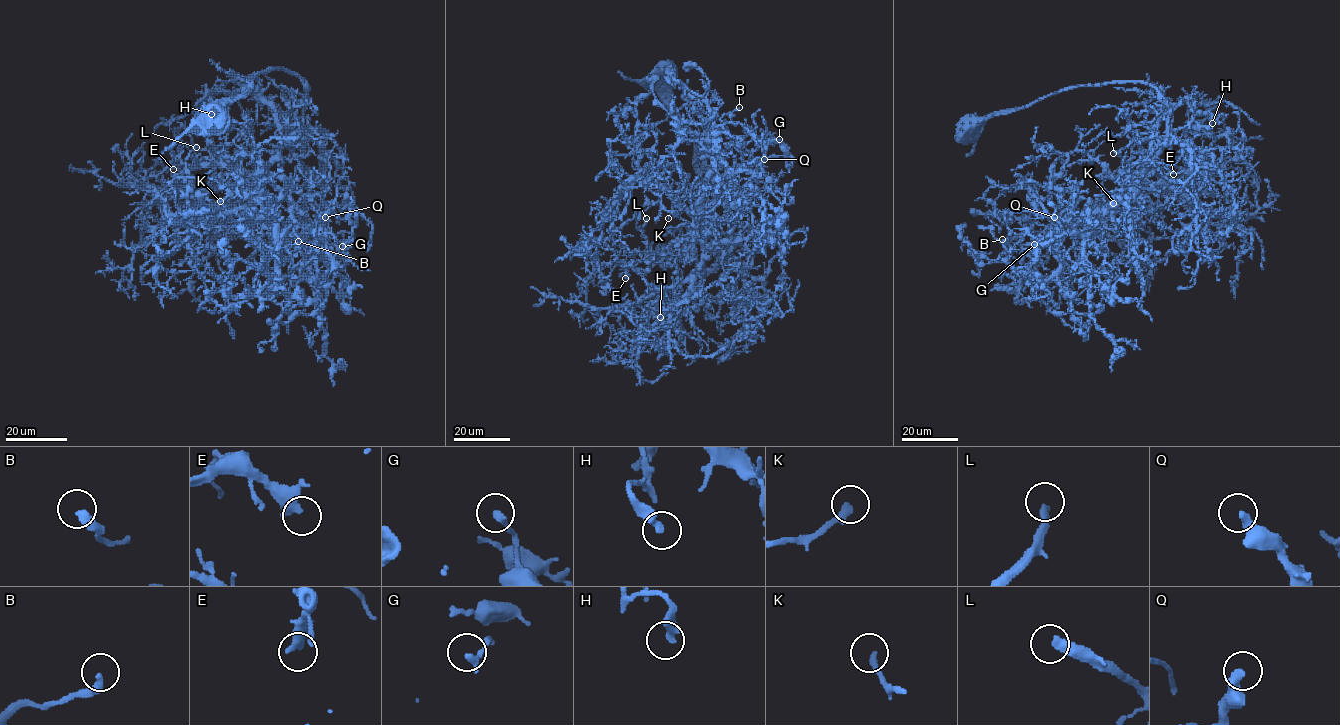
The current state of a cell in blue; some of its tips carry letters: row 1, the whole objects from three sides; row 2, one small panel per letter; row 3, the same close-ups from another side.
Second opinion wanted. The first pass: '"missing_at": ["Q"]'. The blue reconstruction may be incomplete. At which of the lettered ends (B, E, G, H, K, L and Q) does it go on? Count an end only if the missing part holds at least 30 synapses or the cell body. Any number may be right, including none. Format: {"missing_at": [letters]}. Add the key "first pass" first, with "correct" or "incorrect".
{"first pass": "correct", "missing_at": ["Q"]}

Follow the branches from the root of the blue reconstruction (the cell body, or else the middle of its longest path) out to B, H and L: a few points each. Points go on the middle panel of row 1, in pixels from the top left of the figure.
B: (660, 72), (720, 240), (746, 274), (706, 245), (700, 222), (722, 163), (711, 114), (739, 107)
H: (660, 72), (693, 139), (720, 240), (746, 269), (733, 271), (719, 251), (720, 262), (660, 317)
L: (660, 72), (677, 121), (693, 139), (720, 240), (746, 274), (693, 238), (648, 256), (641, 229), (646, 218)

